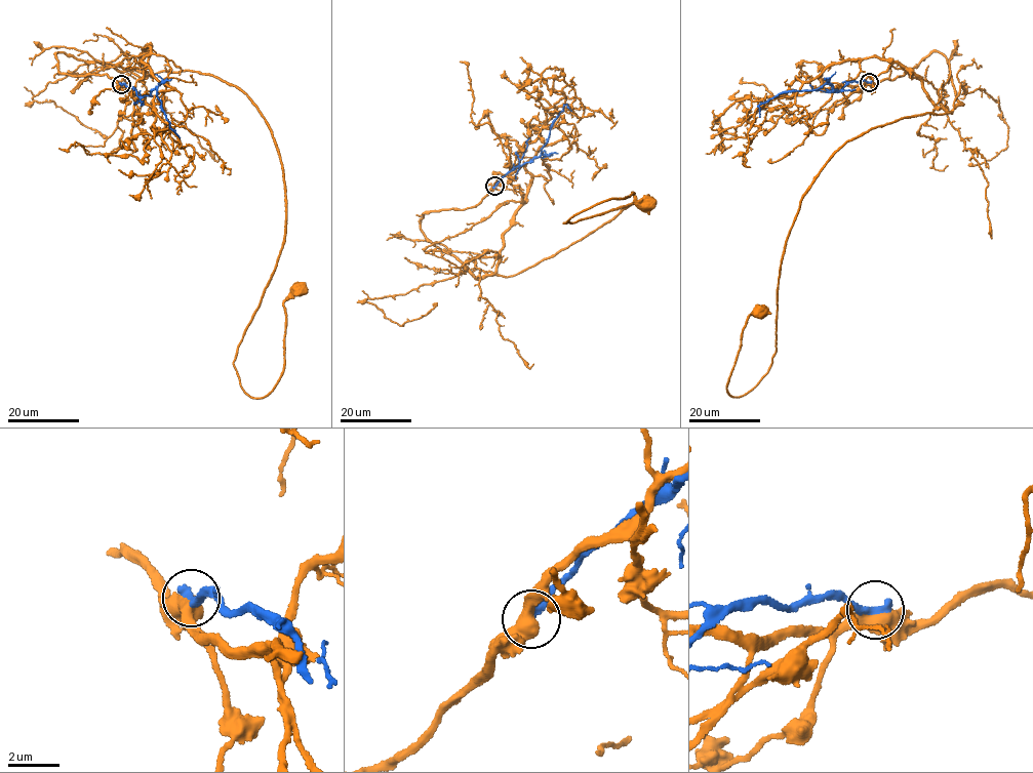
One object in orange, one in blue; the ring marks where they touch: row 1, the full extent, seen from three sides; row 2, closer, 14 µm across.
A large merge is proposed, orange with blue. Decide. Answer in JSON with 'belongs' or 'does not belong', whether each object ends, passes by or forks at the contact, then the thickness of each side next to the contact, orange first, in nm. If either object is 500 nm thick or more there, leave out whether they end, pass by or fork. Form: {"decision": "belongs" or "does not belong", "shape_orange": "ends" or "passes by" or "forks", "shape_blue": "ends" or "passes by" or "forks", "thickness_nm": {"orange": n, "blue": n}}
{"decision": "does not belong", "thickness_nm": {"orange": 550, "blue": 400}}

